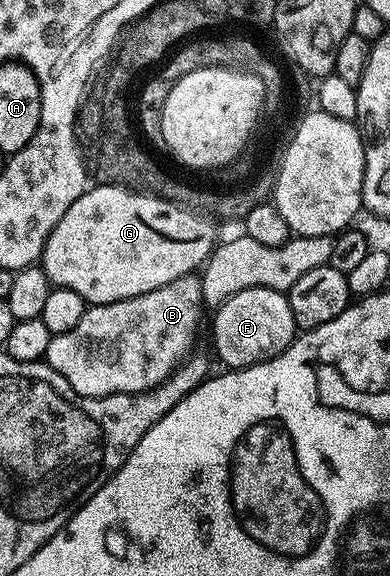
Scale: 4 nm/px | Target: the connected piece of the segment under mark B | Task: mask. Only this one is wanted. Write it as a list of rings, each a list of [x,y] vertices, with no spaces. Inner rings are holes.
[[[195,274],[177,278],[173,282],[169,282],[157,290],[149,290],[149,294],[125,298],[121,302],[113,302],[112,304],[96,304],[88,307],[87,312],[81,318],[81,322],[77,322],[77,326],[73,330],[52,335],[45,357],[46,367],[50,369],[58,379],[64,380],[67,387],[70,388],[72,392],[76,392],[79,396],[96,397],[112,396],[113,394],[129,394],[130,392],[147,392],[150,388],[155,388],[157,385],[163,384],[171,379],[176,369],[190,357],[187,355],[190,354],[191,347],[195,344],[195,335],[199,332],[199,319],[203,316],[203,307],[205,307],[203,285],[200,277]]]

